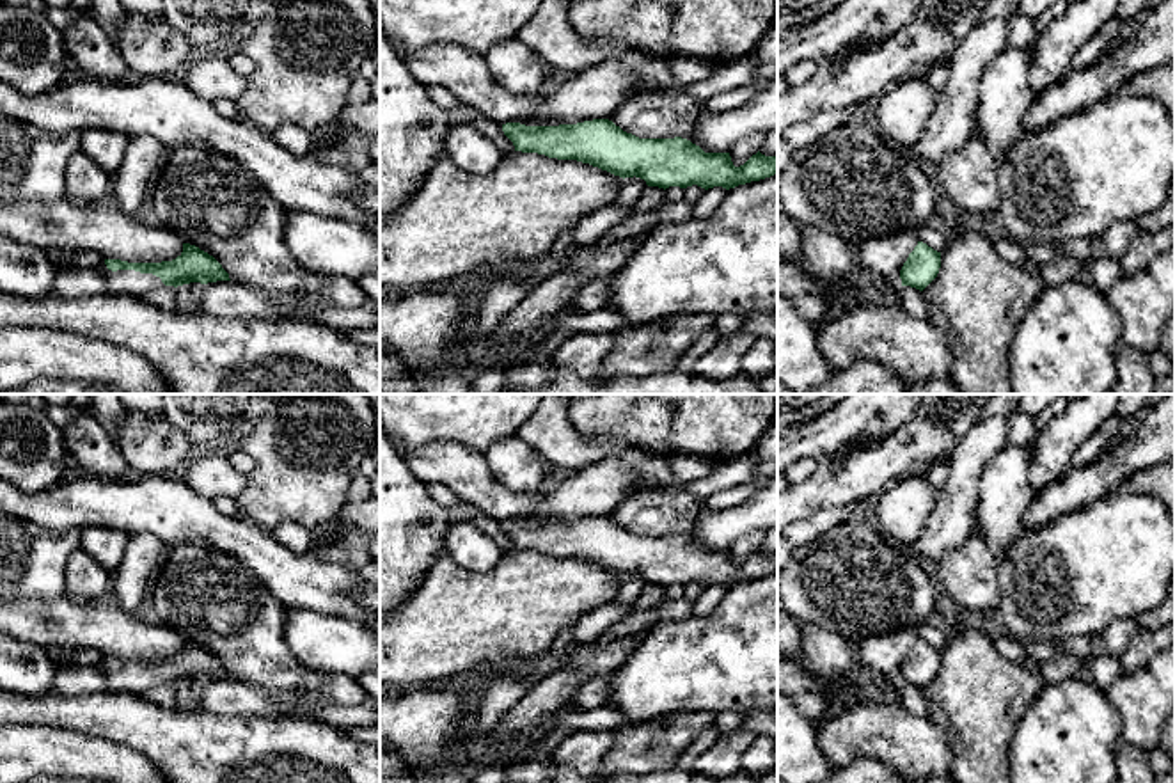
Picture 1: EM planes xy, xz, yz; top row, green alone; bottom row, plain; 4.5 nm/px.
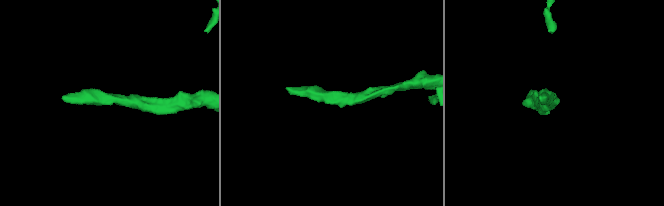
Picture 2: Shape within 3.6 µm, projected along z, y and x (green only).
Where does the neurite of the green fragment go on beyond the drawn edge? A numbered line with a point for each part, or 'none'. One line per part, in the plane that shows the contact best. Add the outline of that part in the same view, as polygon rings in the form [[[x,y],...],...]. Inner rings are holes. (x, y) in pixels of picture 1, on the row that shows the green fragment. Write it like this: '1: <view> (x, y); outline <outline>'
1: xy (123, 281); outline [[[105,261],[94,270],[105,275],[110,293],[126,293],[140,297],[147,291],[165,286],[162,279],[153,273],[140,273],[135,270],[112,272],[106,268]]]

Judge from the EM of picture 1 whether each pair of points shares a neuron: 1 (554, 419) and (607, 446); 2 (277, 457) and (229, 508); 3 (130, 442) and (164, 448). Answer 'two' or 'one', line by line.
1: one
2: two
3: one

